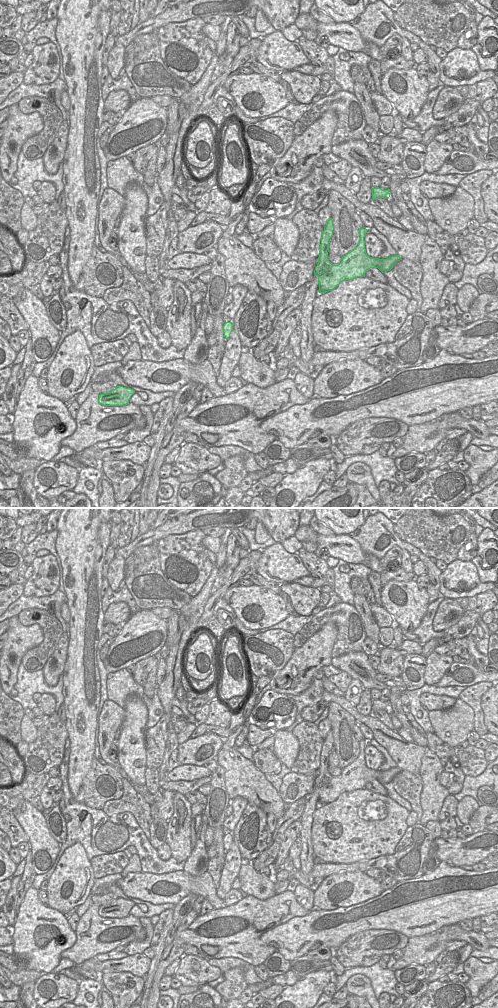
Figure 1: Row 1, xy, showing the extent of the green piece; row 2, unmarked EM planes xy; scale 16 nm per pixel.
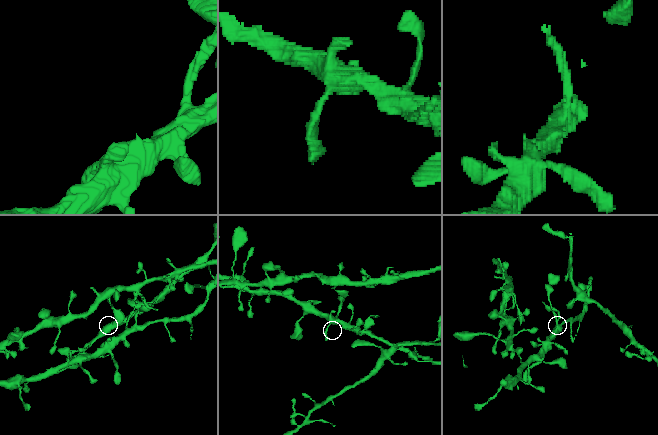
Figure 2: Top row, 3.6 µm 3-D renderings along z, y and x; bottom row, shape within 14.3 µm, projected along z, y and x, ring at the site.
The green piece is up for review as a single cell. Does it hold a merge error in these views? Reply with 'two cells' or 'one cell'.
one cell

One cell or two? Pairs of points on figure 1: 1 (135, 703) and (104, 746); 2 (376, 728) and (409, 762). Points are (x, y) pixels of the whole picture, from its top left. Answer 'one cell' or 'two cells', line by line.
1: two cells
2: one cell

